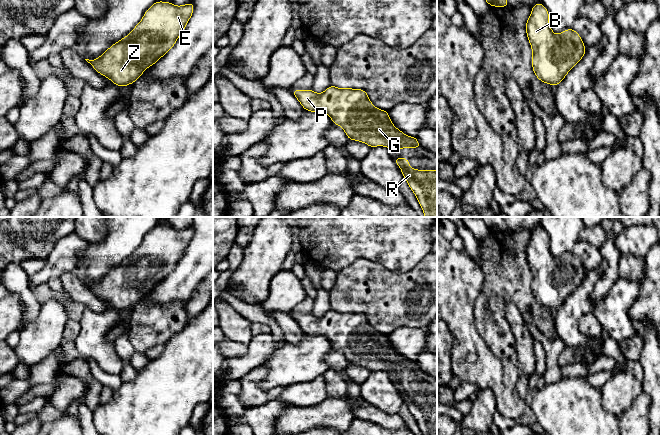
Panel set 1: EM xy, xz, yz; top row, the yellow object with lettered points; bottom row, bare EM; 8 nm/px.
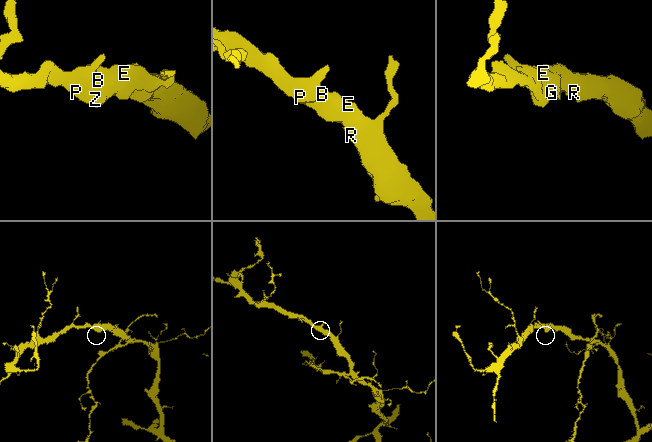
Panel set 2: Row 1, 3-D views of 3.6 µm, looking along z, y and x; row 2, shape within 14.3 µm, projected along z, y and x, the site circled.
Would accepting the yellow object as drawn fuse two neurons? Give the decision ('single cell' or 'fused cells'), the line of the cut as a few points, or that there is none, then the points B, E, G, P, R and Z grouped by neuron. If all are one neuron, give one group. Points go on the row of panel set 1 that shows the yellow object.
single cell | no cut | B E G P R Z

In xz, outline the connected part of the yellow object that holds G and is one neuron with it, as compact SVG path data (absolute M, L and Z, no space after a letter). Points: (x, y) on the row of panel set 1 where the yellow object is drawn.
M330 85L324 92L318 94L312 89L293 90L291 92L306 111L325 112L334 125L342 127L349 140L366 143L369 147L385 146L387 149L395 148L421 148L416 137L407 136L397 129L388 111L376 108L368 98L368 94L362 89L338 88Z

